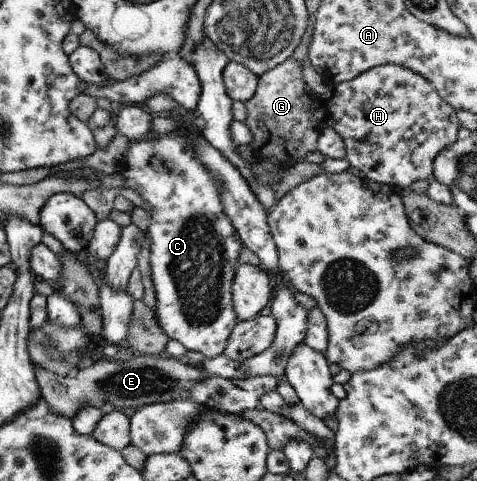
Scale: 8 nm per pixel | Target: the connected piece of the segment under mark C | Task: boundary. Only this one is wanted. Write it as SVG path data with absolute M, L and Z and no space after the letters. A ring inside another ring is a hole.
M127 105L126 107L123 107L117 115L115 115L115 120L112 124L116 127L116 131L125 135L125 137L127 137L131 142L128 151L119 162L120 170L118 172L121 172L127 178L127 188L137 191L137 193L139 193L139 195L141 195L141 197L145 199L151 207L153 207L152 211L147 210L148 213L151 214L151 225L147 234L150 235L151 240L150 276L152 277L151 281L153 282L156 293L157 305L154 311L156 312L158 324L161 326L164 333L168 335L169 339L179 341L179 343L184 345L189 351L199 351L199 353L206 355L207 358L214 358L224 353L227 340L229 339L233 328L240 321L235 313L232 300L232 281L235 275L236 265L238 264L237 259L239 259L241 251L240 243L237 242L239 237L236 235L235 228L231 225L229 218L223 213L219 195L221 185L218 183L218 180L214 175L211 172L208 172L207 169L201 165L201 162L194 156L194 152L190 146L190 137L192 135L175 135L175 137L171 137L171 135L167 134L165 137L161 137L160 139L149 139L147 135L151 133L151 121L154 116L155 115L151 113L151 111L138 105Z

